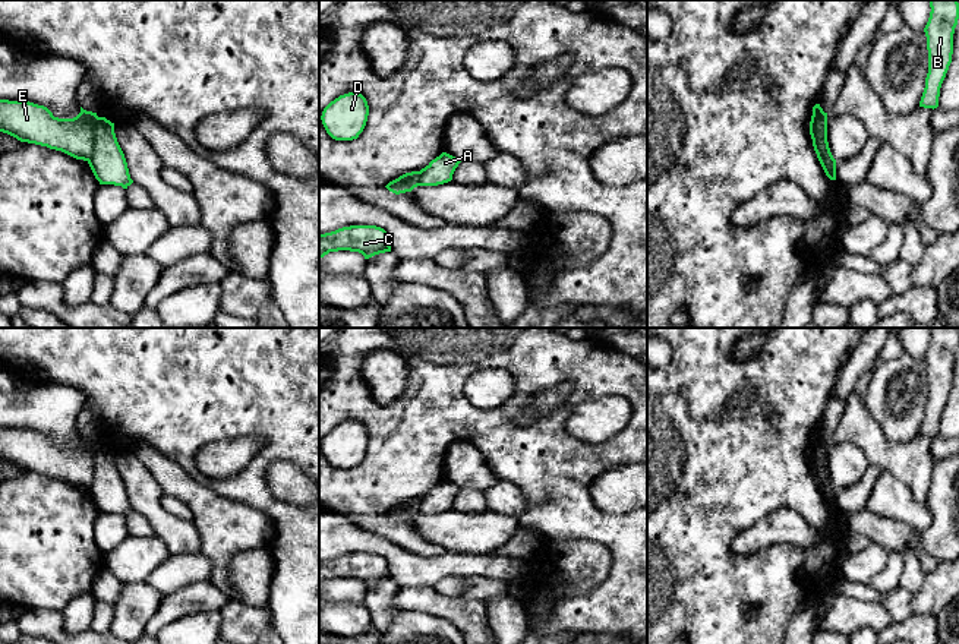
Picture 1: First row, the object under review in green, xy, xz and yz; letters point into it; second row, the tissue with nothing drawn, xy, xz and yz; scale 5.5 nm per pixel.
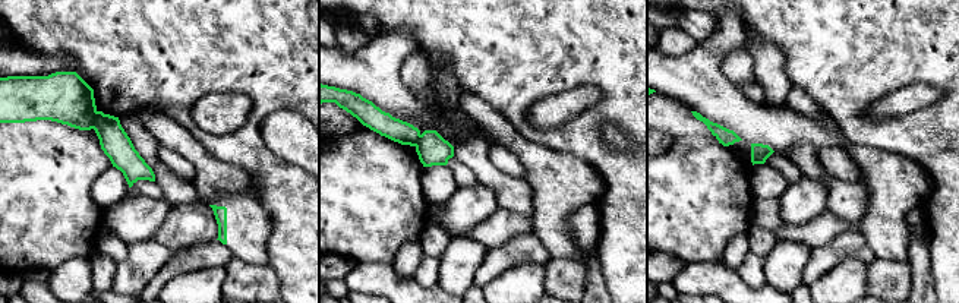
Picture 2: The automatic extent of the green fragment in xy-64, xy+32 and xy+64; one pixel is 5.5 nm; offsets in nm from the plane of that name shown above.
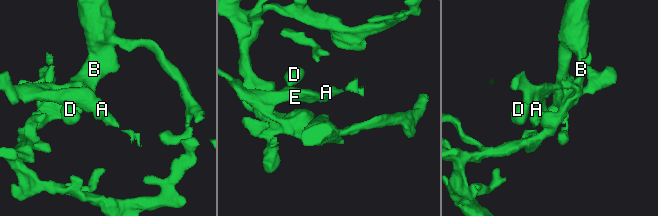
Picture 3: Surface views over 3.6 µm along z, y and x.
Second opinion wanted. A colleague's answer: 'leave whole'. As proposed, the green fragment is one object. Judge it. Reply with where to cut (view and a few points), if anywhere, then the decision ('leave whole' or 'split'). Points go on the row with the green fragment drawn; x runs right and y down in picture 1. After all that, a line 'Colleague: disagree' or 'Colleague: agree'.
xy (98, 117), (94, 126), (92, 154), (87, 160) | split
Colleague: disagree

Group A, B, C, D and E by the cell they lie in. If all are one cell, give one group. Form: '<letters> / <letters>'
A / B C D E

